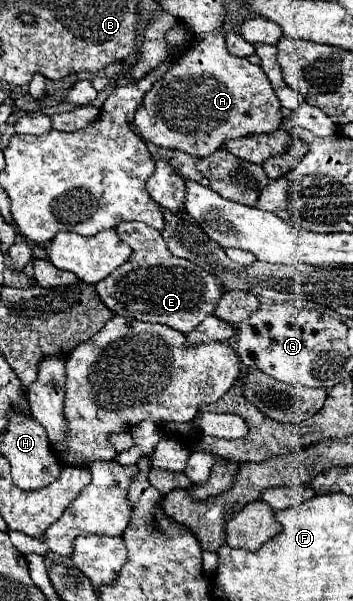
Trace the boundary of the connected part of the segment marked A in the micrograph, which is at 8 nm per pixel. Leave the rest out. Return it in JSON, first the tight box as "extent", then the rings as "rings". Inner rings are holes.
{"extent":[134,29,282,157],"rings":[[[224,29],[202,33],[194,45],[152,85],[134,115],[134,131],[164,149],[208,157],[224,141],[254,133],[274,133],[282,123],[280,101],[274,97],[264,71],[248,59],[238,59],[224,45]],[[152,117],[152,121],[140,121]]]}

